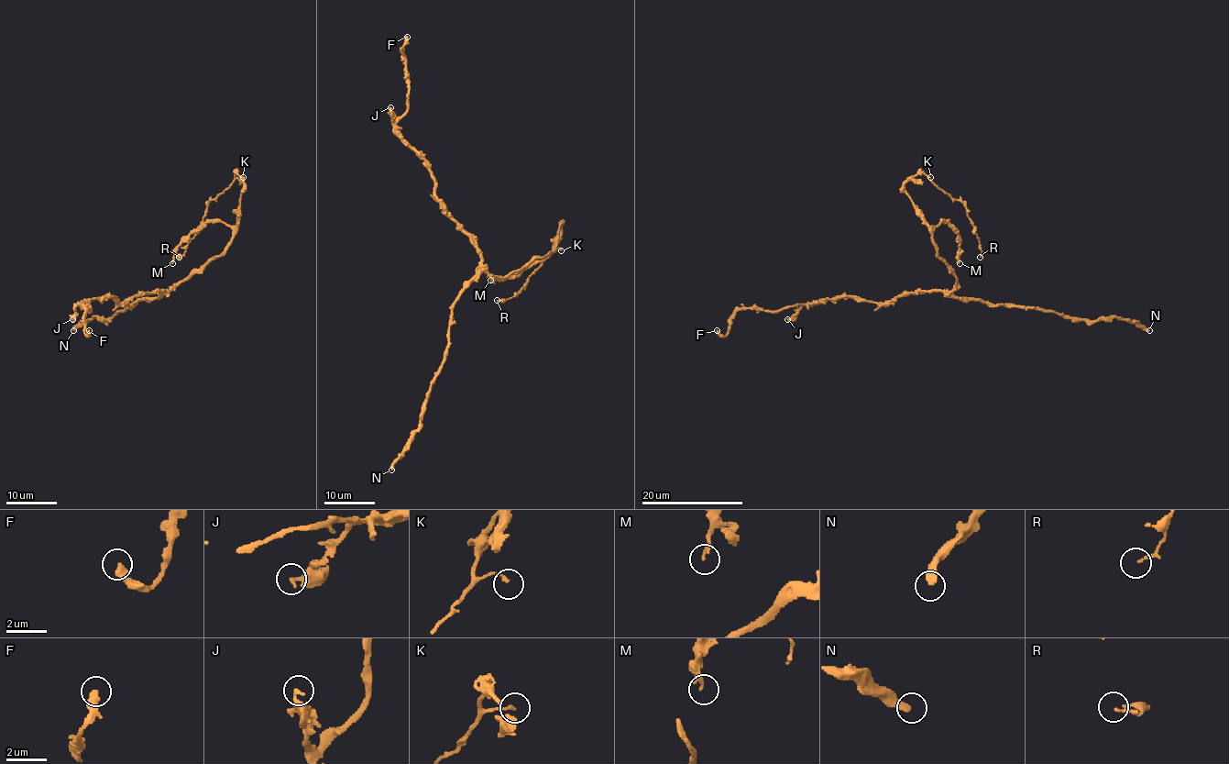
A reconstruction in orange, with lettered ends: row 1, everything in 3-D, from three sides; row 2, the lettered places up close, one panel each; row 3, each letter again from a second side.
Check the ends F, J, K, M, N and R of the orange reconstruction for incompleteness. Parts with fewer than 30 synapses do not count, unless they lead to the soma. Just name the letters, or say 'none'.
none

